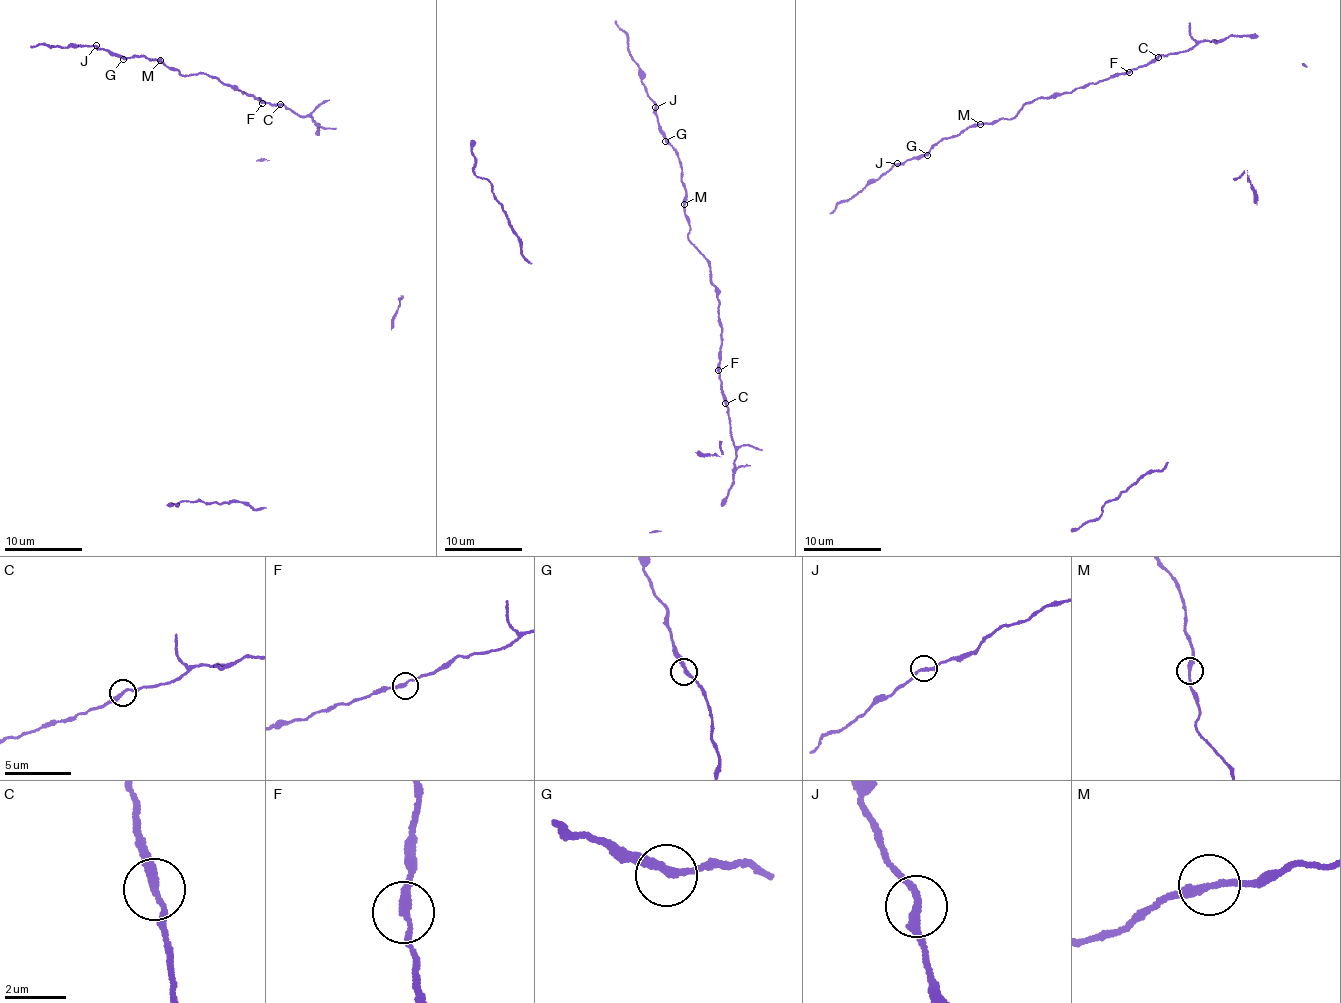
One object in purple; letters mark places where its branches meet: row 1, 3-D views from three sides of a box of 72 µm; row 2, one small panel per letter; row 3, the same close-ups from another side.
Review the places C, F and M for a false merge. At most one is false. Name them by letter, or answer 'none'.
none

